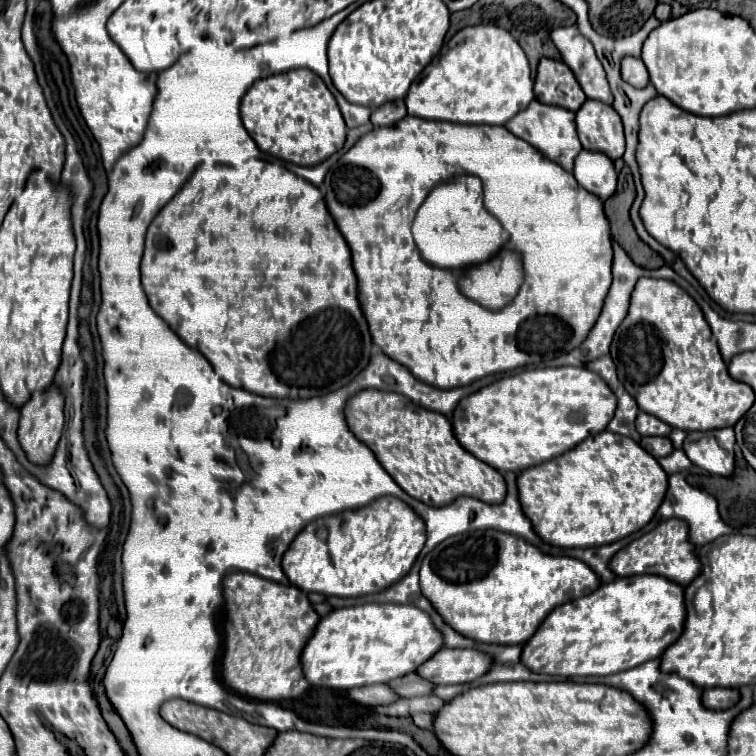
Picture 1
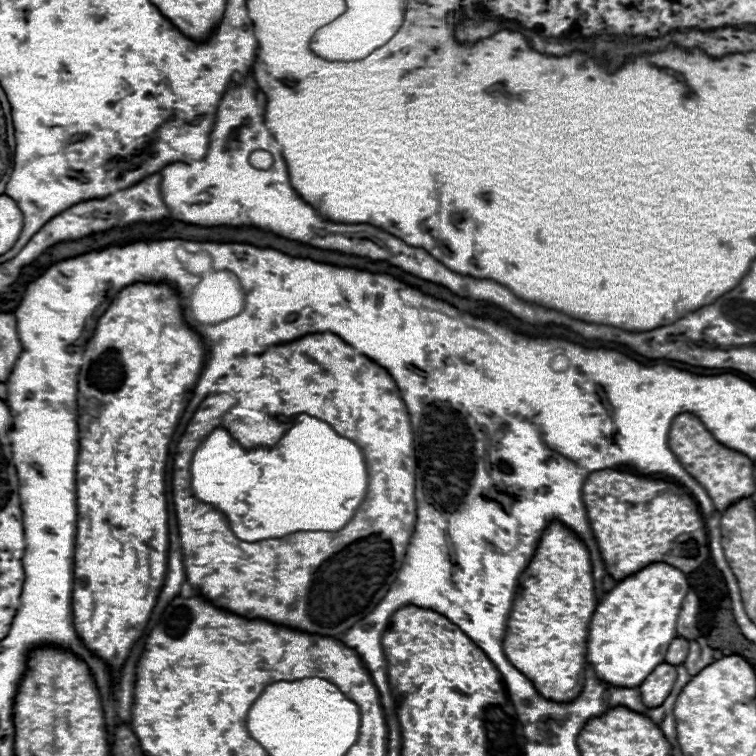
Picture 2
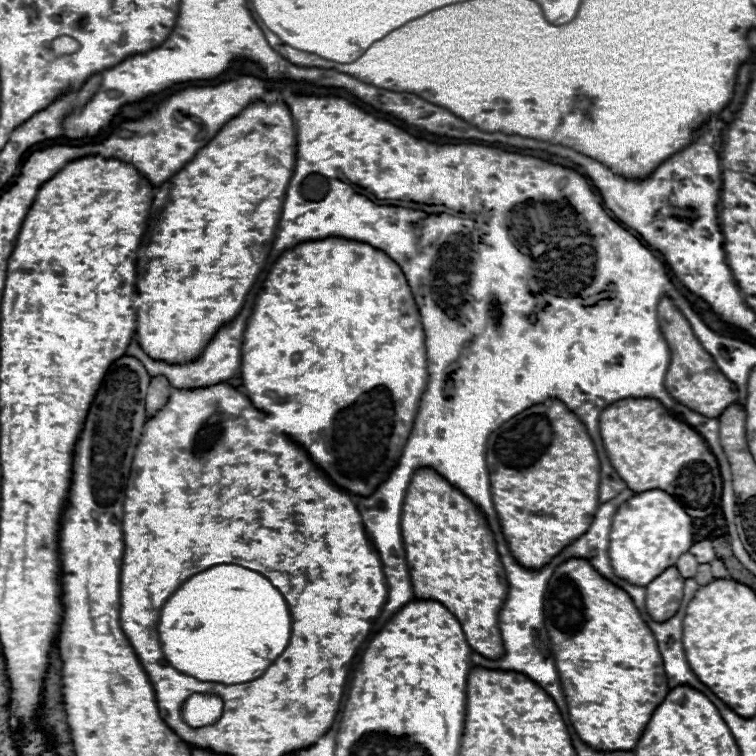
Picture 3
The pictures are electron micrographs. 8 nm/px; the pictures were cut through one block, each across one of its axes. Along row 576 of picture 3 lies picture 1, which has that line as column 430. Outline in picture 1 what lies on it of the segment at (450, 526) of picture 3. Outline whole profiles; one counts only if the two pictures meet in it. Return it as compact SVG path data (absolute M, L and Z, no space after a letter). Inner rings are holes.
M360 390L346 402L344 418L350 432L374 452L392 480L408 496L428 506L446 506L458 496L474 496L486 504L496 504L506 496L500 472L476 460L458 444L444 414L426 410L396 392Z

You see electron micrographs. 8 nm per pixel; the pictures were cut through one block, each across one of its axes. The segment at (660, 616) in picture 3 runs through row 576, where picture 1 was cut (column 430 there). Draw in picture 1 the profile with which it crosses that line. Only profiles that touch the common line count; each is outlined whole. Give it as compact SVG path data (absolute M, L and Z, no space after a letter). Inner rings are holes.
M440 648L430 660L416 668L416 674L426 680L448 680L432 684L466 684L488 670L490 660L476 650Z

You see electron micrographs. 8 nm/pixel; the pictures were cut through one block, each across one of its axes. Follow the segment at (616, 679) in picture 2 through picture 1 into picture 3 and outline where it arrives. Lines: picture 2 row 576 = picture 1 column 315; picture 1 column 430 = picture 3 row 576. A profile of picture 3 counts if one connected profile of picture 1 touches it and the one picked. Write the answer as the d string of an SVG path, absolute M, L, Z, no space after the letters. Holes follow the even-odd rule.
M656 488L634 494L628 502L624 502L616 510L612 518L608 556L614 572L632 584L646 586L656 576L660 576L668 566L674 566L676 560L684 552L688 552L690 546L692 546L692 518L664 490Z

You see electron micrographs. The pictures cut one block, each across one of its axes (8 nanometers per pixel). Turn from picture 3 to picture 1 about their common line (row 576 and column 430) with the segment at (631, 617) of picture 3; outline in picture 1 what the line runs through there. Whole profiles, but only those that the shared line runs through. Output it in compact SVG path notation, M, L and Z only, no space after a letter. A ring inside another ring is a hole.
M500 530L452 536L430 550L420 566L420 588L444 622L458 634L488 644L524 644L556 604L576 600L598 586L598 576L584 562L542 554L526 540Z

